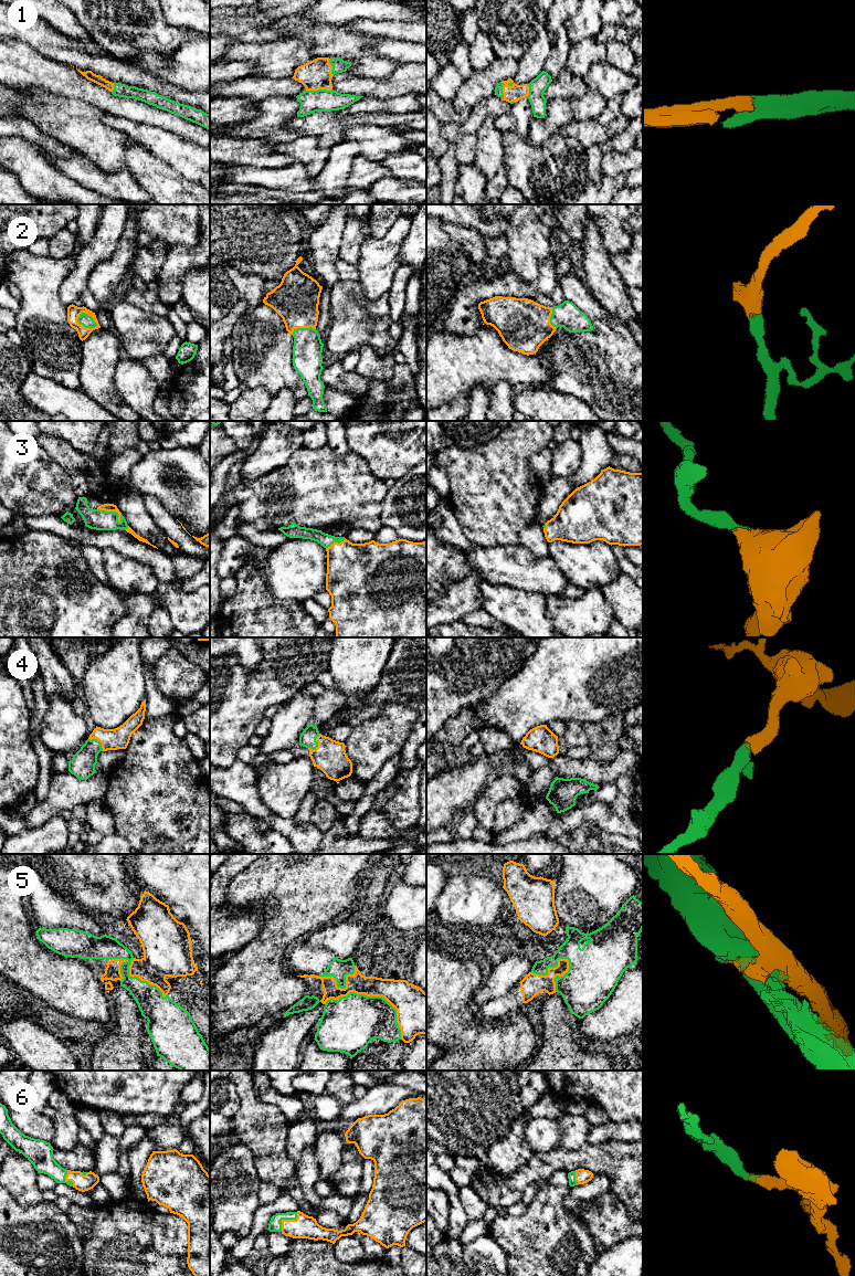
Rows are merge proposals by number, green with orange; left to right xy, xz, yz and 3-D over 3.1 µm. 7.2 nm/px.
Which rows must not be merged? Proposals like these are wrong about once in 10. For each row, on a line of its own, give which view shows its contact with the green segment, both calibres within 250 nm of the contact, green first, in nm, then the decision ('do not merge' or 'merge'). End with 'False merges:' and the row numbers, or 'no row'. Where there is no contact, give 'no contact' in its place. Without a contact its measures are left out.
1: xz | 160/220 nm | merge
2: xy | 90/100 nm | merge
3: xy | 150/60 nm | merge
4: xz | 120/240 nm | merge
5: xz | 380/240 nm | do not merge
6: xz | 100/170 nm | merge
False merges: 5

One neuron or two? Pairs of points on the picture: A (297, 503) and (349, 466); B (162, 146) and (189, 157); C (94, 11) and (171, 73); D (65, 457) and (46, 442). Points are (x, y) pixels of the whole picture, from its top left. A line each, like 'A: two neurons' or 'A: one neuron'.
A: one neuron
B: one neuron
C: two neurons
D: one neuron

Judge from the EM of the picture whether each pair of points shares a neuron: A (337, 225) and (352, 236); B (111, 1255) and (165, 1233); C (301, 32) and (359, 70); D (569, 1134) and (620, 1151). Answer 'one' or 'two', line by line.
A: two
B: one
C: one
D: two

